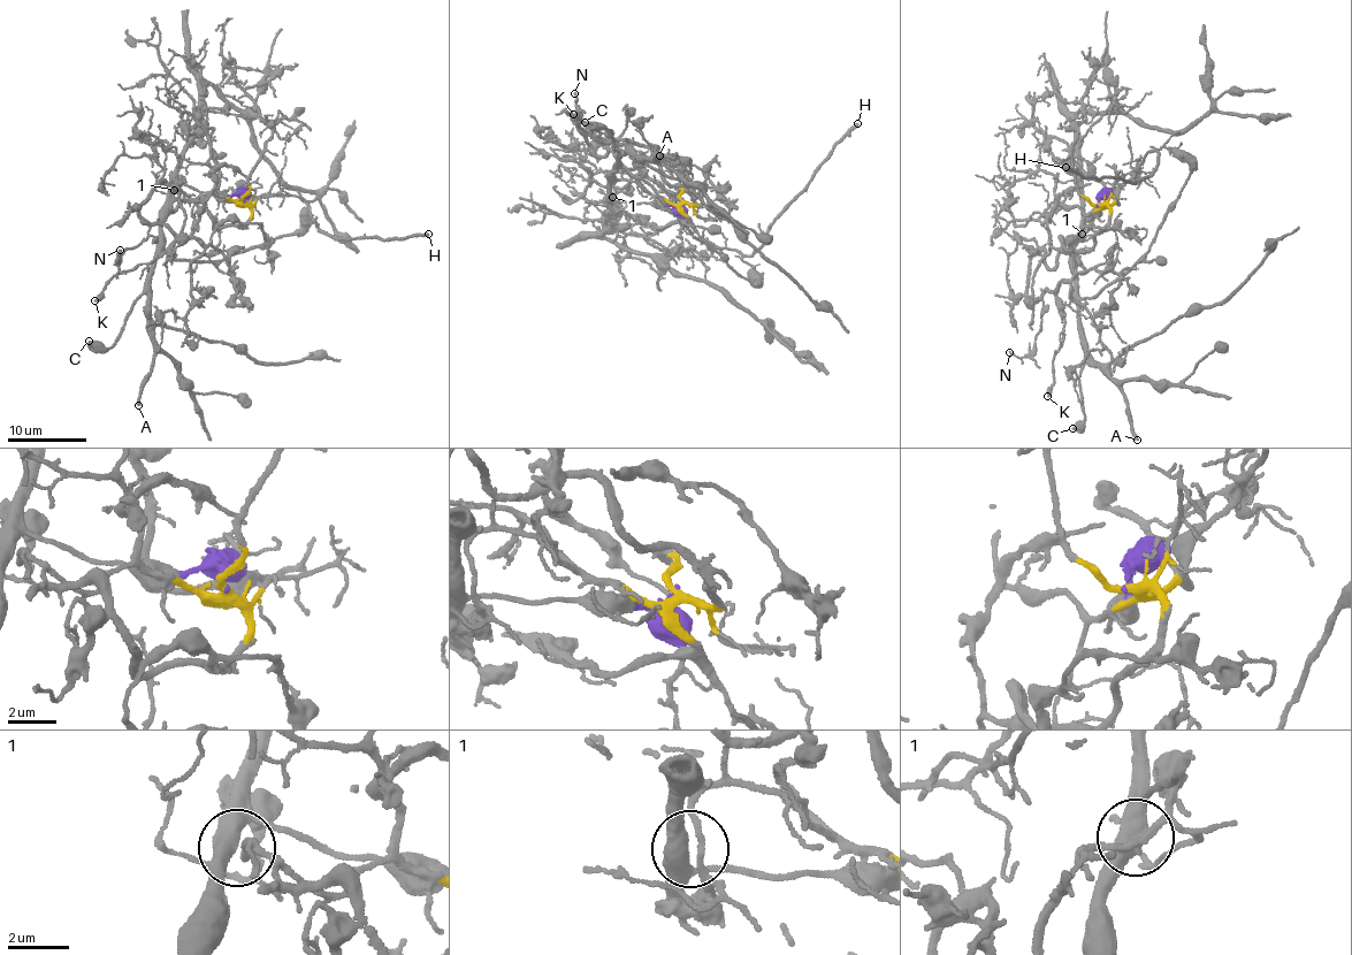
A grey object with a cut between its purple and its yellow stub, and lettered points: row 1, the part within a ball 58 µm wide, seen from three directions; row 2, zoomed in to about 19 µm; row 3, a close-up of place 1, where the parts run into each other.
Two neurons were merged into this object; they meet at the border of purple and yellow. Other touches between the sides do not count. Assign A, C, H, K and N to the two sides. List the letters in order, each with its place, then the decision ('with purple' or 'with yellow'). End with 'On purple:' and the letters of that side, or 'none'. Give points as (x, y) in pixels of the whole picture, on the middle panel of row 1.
A: place (659, 155); with purple
C: place (585, 122); with purple
H: place (857, 123); with yellow
K: place (573, 114); with yellow
N: place (574, 93); with yellow
On purple: A, C

